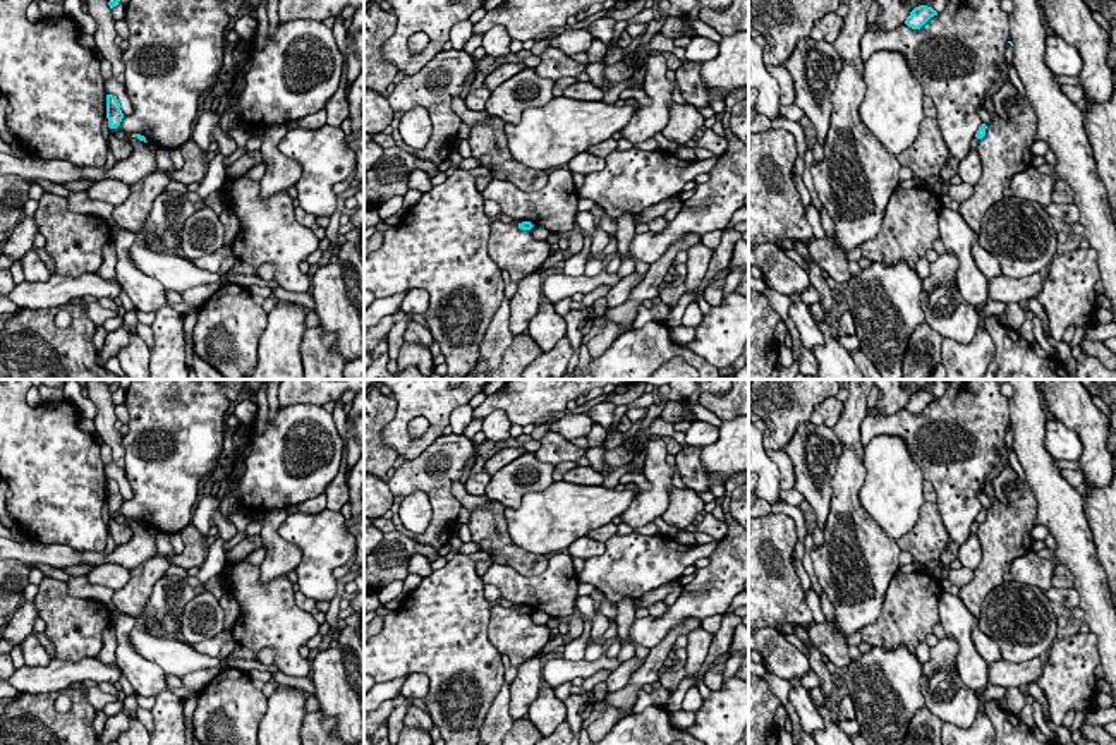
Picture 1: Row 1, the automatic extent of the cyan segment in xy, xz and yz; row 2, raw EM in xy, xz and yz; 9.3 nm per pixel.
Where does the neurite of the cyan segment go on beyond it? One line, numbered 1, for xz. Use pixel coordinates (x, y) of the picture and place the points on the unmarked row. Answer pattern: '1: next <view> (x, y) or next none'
1: next none

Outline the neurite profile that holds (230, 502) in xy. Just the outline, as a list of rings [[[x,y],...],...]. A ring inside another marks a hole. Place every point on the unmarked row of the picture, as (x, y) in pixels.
[[[237,460],[237,463],[230,474],[230,481],[225,488],[223,500],[220,503],[220,513],[223,517],[228,517],[234,510],[237,510],[240,506],[240,501],[237,496],[237,486],[239,486],[240,477],[244,475],[244,472],[246,472],[244,460]]]

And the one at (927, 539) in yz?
[[[925,501],[913,529],[896,542],[901,551],[912,554],[913,561],[941,561],[941,554],[949,544],[949,536],[943,525],[937,505]]]

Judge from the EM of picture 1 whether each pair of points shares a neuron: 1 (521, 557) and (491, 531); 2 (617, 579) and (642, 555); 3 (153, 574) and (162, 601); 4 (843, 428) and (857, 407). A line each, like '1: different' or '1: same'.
1: same
2: same
3: different
4: same

